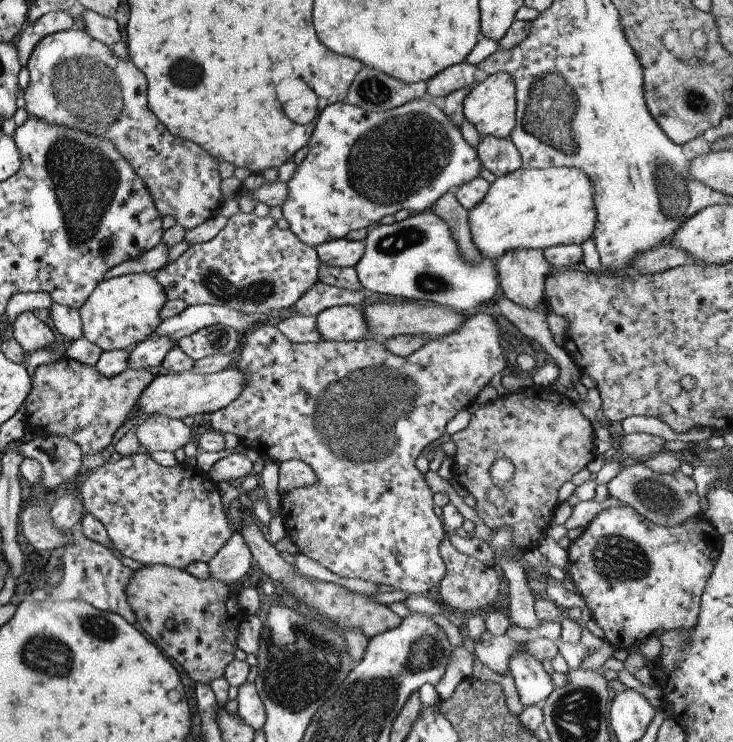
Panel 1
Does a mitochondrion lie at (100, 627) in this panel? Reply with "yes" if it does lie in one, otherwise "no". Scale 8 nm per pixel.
yes

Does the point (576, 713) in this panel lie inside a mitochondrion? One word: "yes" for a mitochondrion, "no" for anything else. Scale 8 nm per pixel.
yes

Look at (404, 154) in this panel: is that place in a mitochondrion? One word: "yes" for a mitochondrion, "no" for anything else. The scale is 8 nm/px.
yes

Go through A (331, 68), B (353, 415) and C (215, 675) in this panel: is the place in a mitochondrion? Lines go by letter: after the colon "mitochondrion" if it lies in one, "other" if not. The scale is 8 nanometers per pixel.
A: other
B: mitochondrion
C: other

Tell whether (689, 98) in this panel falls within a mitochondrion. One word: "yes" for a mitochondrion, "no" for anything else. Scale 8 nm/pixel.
yes

